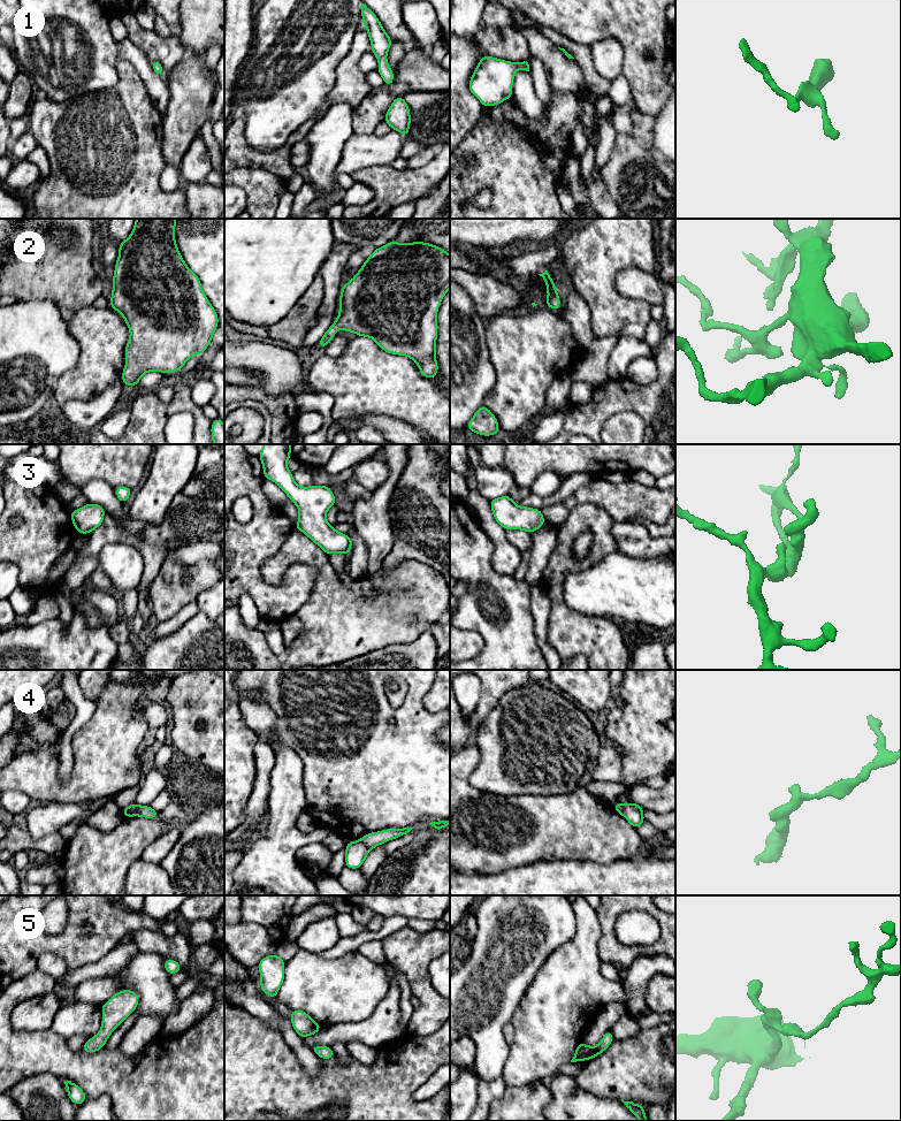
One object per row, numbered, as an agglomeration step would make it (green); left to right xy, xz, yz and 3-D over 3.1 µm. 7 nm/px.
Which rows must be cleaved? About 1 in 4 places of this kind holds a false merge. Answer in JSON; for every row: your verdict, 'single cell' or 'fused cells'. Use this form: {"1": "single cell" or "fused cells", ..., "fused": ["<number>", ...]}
{"1": "single cell", "2": "single cell", "3": "single cell", "4": "fused cells", "5": "single cell", "fused": ["4"]}

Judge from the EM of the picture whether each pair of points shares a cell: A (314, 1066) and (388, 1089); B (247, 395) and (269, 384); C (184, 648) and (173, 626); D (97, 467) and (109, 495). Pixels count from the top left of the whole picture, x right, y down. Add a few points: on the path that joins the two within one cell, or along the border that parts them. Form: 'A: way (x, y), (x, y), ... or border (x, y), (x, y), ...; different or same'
A: border (296, 1058), (310, 1074), (317, 1074), (322, 1068); different
B: border (236, 383), (256, 386), (267, 394), (287, 394); different
C: border (197, 614), (172, 633), (157, 639); different
D: border (78, 486), (92, 480), (102, 480), (113, 488); different

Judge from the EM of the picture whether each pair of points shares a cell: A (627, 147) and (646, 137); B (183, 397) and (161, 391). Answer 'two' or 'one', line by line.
A: two
B: two

